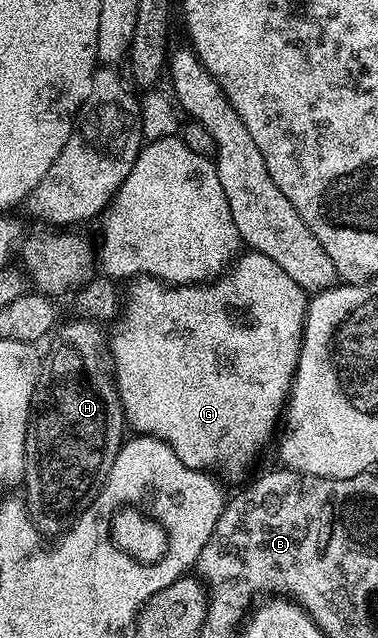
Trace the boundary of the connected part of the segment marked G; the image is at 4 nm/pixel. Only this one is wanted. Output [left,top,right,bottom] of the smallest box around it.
[107,252,307,472]

